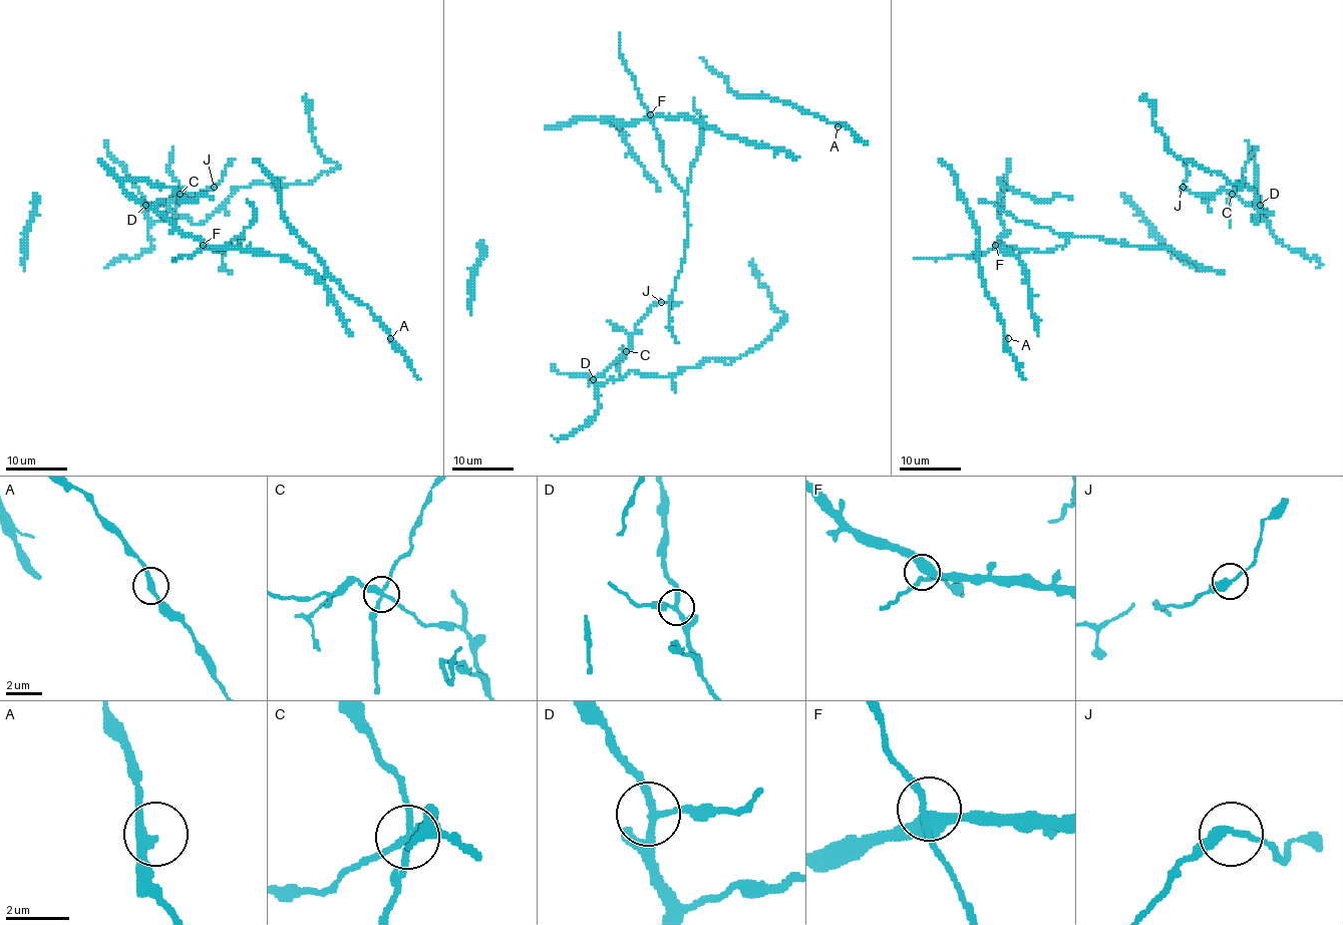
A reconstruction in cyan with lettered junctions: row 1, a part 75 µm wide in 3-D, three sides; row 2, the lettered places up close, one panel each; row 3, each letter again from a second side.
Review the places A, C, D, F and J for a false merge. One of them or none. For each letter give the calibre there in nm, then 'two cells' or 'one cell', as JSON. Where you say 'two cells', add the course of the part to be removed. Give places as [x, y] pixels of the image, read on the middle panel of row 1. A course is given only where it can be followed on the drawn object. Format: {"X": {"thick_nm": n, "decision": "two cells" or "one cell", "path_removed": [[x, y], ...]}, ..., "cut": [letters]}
{"A": {"thick_nm": 280, "decision": "one cell"}, "C": {"thick_nm": 280, "decision": "two cells", "path_removed": [[627, 351], [617, 363], [620, 376]]}, "D": {"thick_nm": 200, "decision": "one cell"}, "F": {"thick_nm": 360, "decision": "one cell"}, "J": {"thick_nm": 320, "decision": "one cell"}, "cut": ["C"]}

